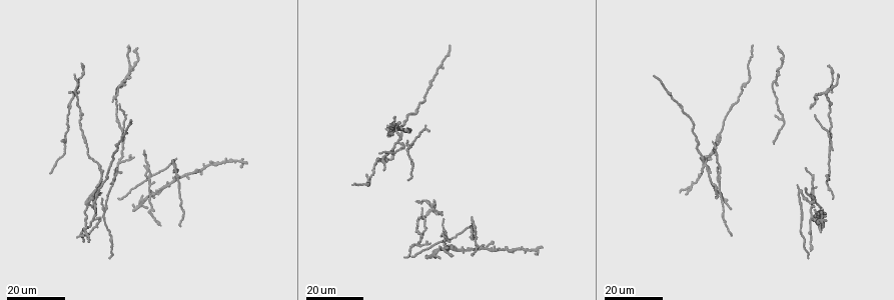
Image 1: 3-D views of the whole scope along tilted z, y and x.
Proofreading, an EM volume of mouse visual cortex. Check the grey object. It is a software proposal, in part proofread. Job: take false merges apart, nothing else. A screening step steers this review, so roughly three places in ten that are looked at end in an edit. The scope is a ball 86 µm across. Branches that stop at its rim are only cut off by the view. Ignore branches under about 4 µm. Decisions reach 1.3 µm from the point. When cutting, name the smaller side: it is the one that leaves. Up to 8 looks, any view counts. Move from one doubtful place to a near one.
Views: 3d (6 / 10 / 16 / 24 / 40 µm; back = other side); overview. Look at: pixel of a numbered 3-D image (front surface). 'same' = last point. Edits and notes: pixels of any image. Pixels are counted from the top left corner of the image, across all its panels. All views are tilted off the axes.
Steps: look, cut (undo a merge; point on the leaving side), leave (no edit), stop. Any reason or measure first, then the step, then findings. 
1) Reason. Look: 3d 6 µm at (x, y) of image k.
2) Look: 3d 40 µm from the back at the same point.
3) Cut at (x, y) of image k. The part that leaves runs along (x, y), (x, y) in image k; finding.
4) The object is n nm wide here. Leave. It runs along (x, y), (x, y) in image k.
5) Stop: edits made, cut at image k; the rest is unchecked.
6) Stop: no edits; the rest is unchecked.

Arms part here. Look: 3d 24 µm at (94, 202) of image 1.

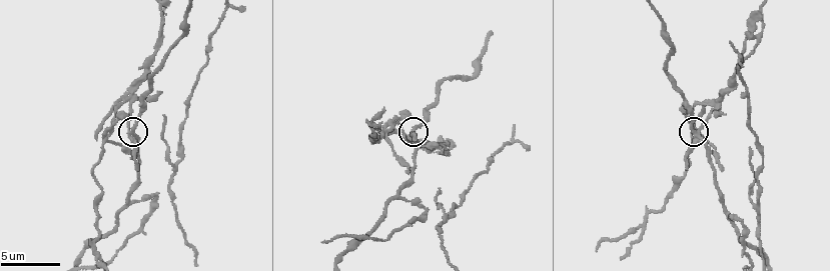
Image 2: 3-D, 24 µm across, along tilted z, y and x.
Look: 3d 6 µm at (690, 129) of image 2.

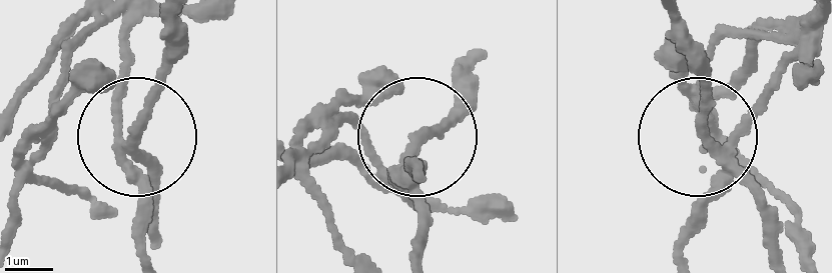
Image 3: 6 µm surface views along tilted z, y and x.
Cut at (144, 220) of image 3. The part that leaves runs along (120, 145), (133, 13) in image 3; two neurons meet here.

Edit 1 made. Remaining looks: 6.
Sudden change in width. Look: 3d 24 µm at (771, 83) of image 1.

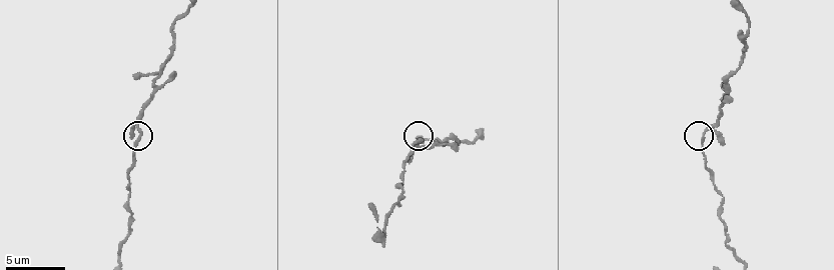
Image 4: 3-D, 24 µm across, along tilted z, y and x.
Closer look. Look: 3d 10 µm at (137, 135) of image 4.

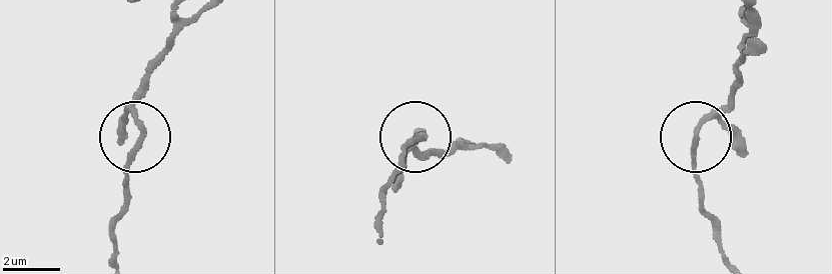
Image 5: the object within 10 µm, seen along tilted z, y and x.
From behind. Look: 3d 10 µm from the back at (693, 145) of image 5.

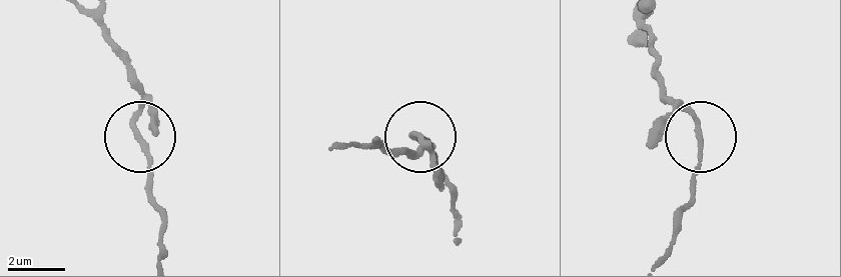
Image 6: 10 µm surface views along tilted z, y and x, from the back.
Leave. Continuous, no second neuron.

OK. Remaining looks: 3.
Three-way junction. Look: 3d 16 µm at (119, 161) of image 1.

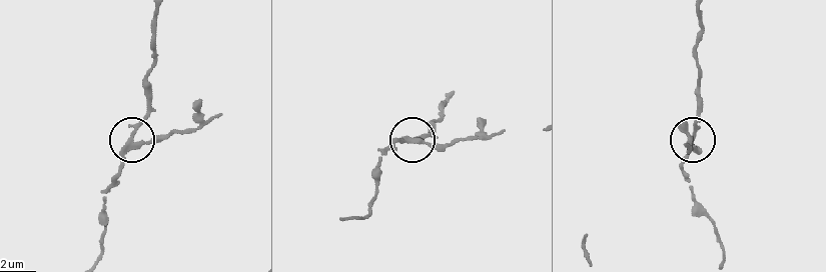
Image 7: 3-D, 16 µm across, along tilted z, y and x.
Look: 3d 10 µm at (141, 144) of image 7.

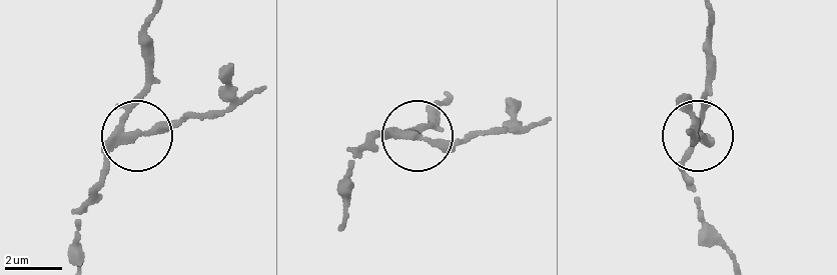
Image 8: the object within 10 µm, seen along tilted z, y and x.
Zoom in. Look: 3d 6 µm at (142, 136) of image 8.

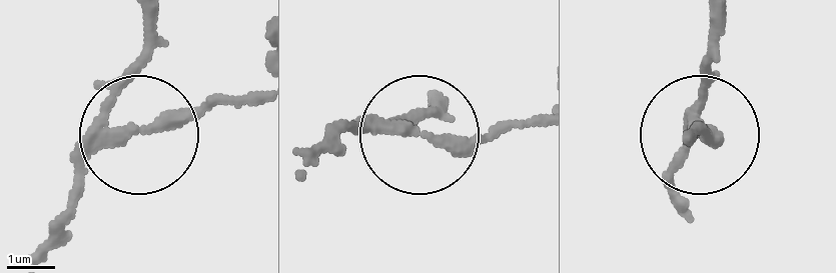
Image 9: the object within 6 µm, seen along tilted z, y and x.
3 arms meet here. Cut at (167, 118) of image 9. The part that leaves runs along (106, 146), (258, 101) in image 9; a second neuron is stuck on.

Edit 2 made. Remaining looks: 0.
Stop: edits made, cut at image 3, cut at image 9; the rest is unchecked.

